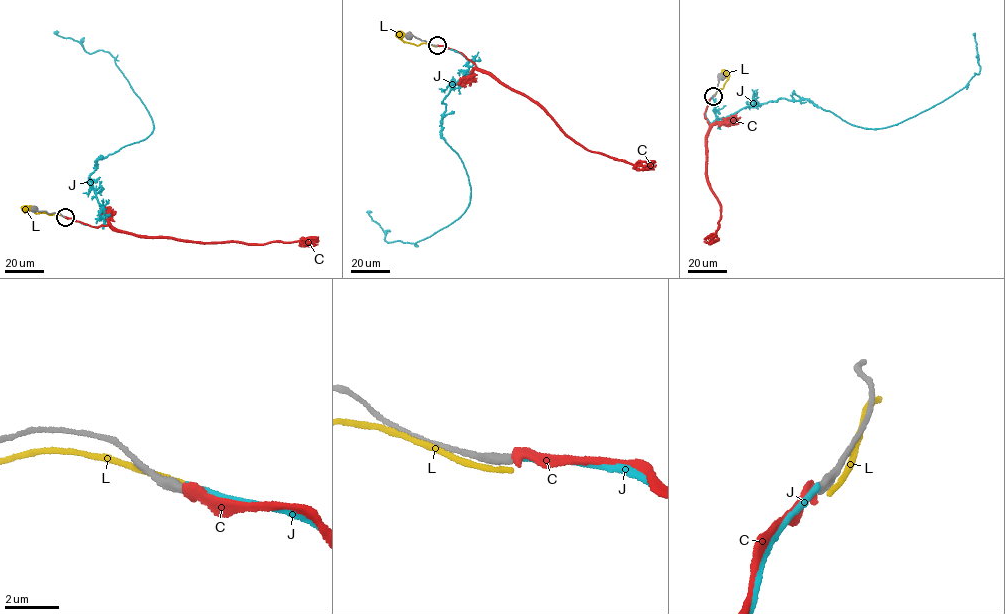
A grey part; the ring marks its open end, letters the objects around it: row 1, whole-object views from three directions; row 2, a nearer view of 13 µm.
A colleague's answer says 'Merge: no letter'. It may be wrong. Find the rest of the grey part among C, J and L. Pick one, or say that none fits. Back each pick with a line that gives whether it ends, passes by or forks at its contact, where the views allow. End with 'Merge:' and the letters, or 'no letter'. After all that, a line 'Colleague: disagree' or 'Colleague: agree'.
Merge: no letter
Colleague: agree

